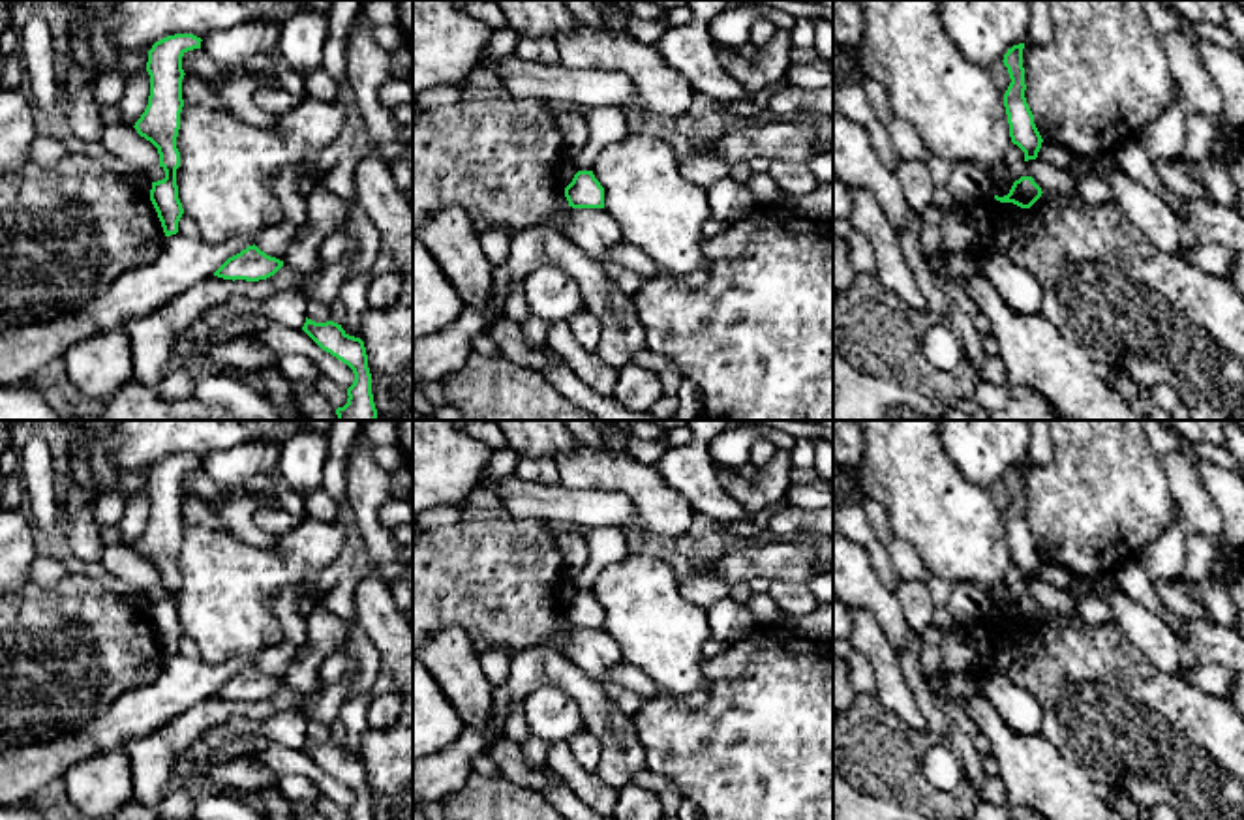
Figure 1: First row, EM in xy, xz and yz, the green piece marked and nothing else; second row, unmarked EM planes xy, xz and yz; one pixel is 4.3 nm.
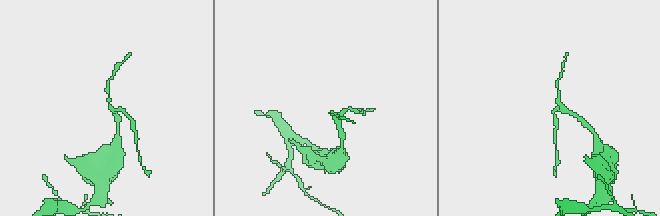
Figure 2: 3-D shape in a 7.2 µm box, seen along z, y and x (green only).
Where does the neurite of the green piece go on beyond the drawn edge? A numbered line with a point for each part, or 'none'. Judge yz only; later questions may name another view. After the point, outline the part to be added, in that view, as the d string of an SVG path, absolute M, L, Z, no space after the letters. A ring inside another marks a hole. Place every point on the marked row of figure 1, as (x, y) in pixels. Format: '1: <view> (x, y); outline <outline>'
none

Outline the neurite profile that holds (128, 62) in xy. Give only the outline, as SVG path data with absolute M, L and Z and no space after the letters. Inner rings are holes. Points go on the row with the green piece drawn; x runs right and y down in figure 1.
M118 51L118 69L124 79L146 71L148 53Z

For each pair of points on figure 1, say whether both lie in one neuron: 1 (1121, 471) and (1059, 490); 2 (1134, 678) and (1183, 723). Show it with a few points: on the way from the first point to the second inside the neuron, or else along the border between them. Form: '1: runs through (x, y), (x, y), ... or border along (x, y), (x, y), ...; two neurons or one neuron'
1: runs through (1106, 486), (1102, 490), (1074, 490); one neuron
2: runs through (1145, 689), (1171, 715); one neuron

